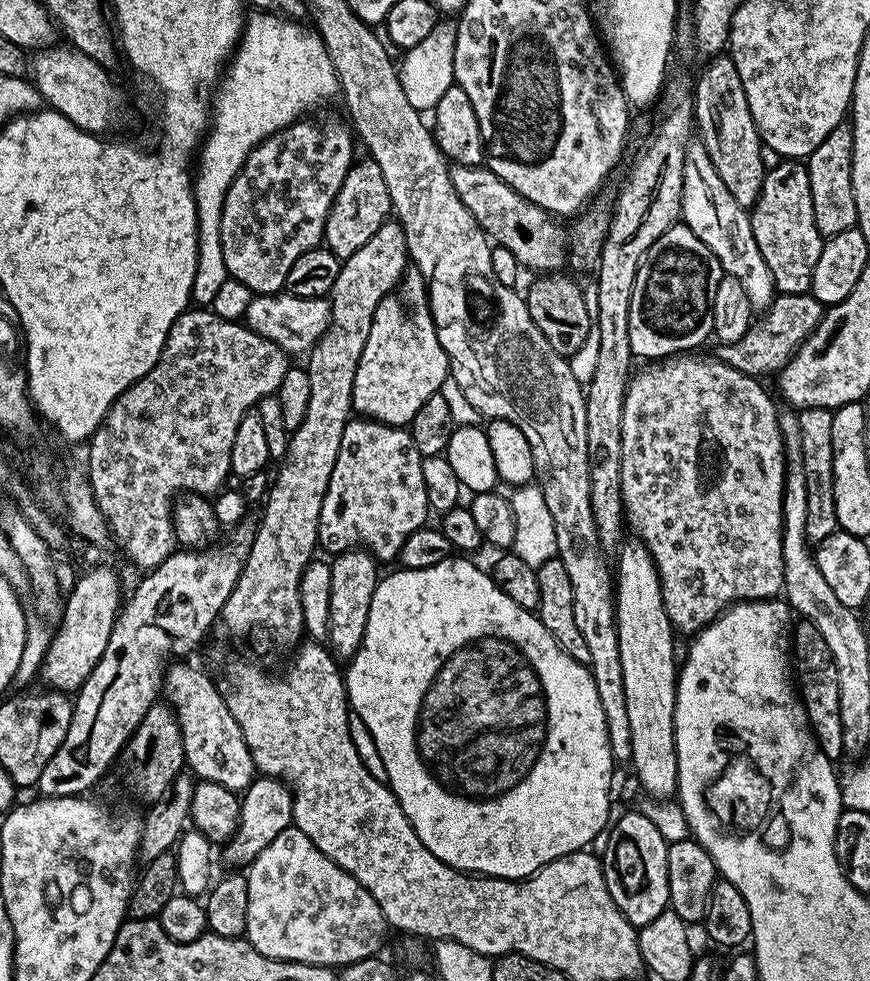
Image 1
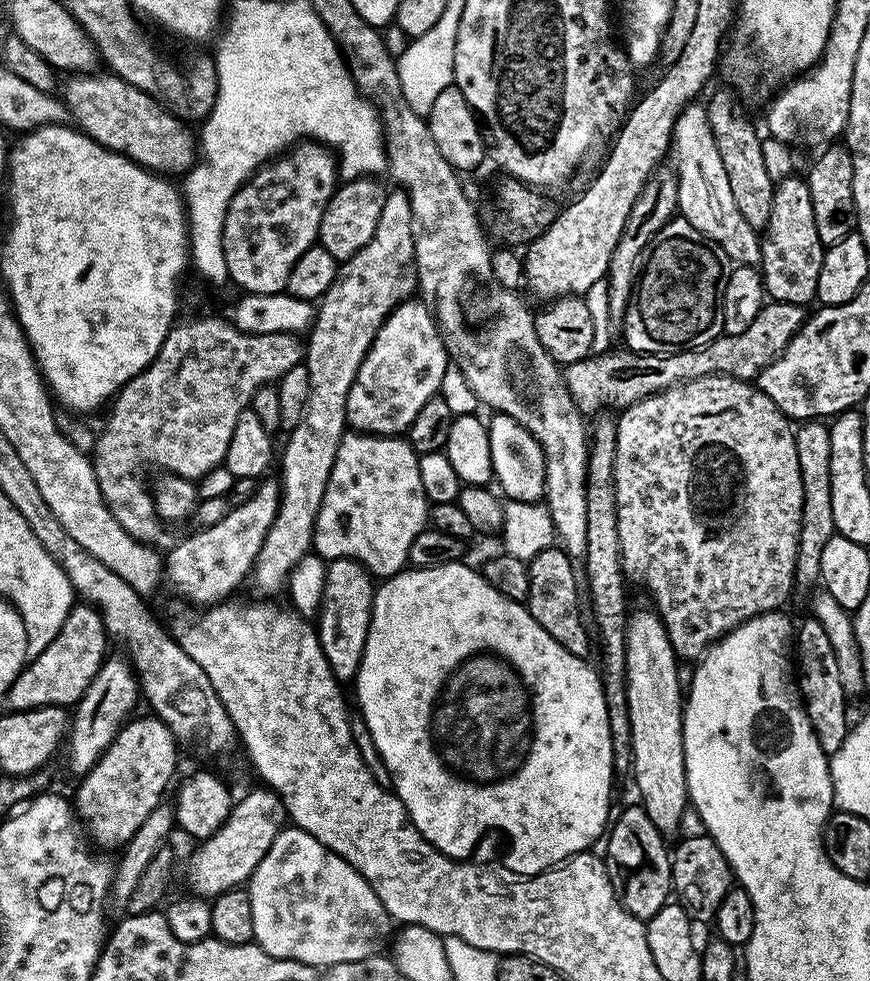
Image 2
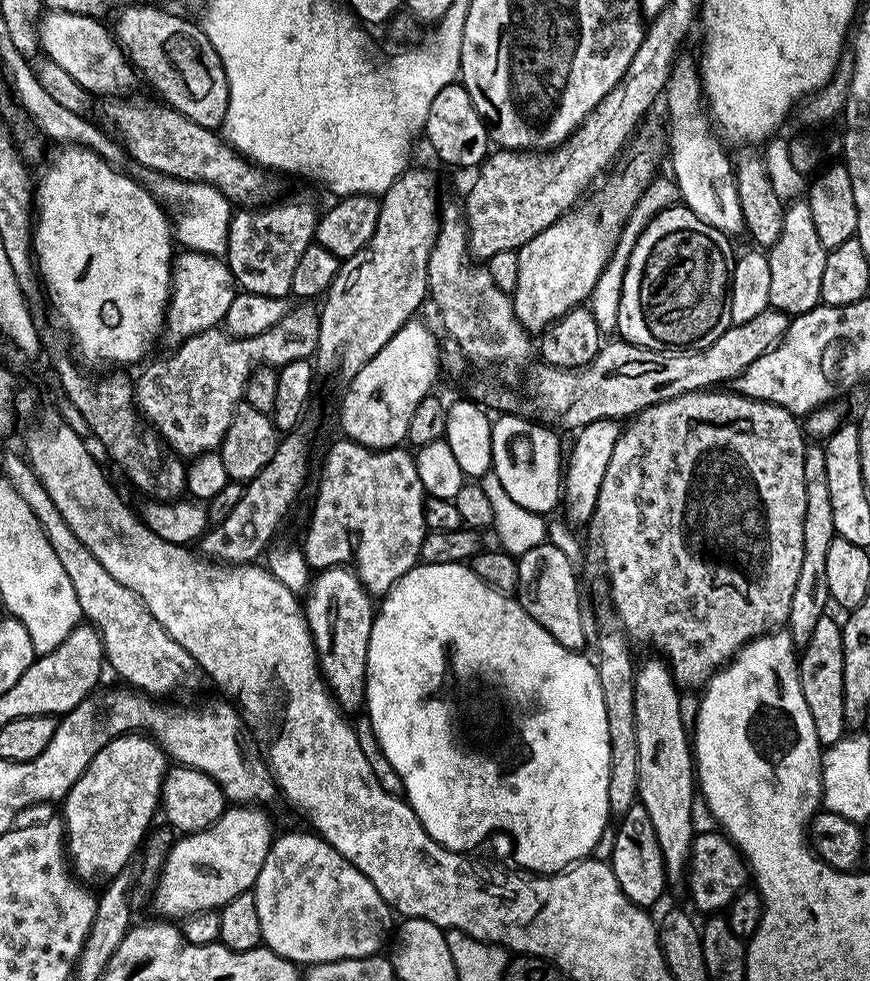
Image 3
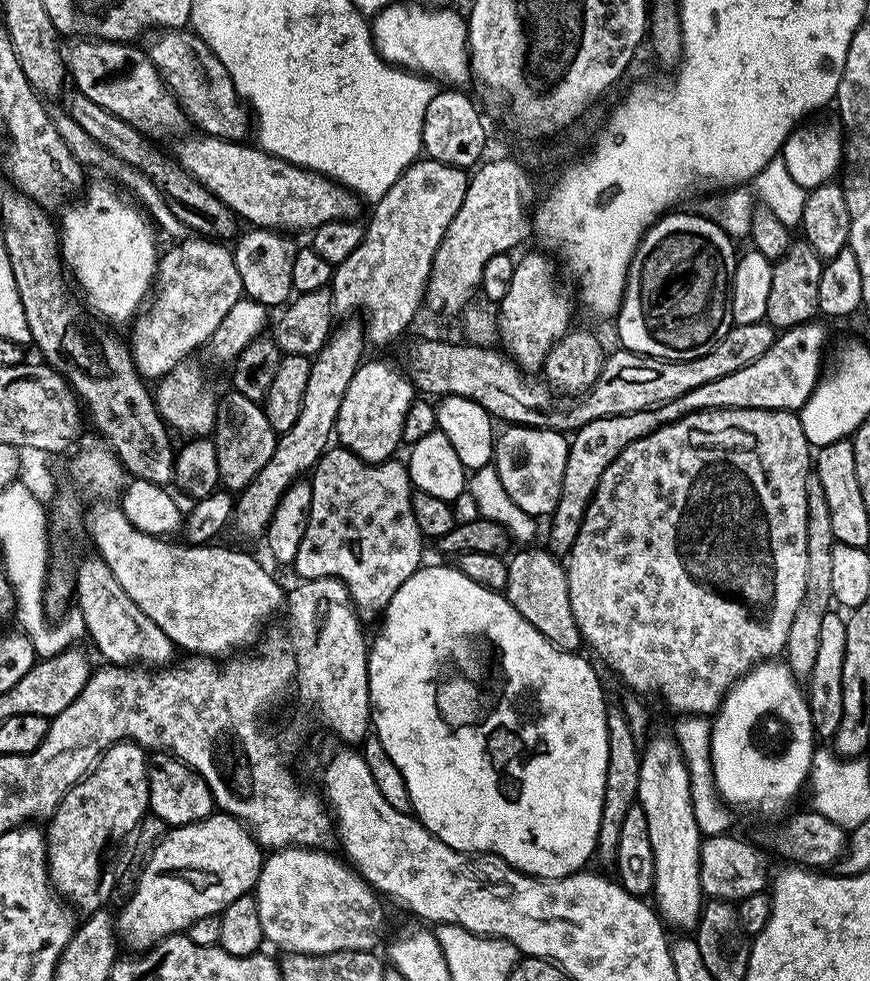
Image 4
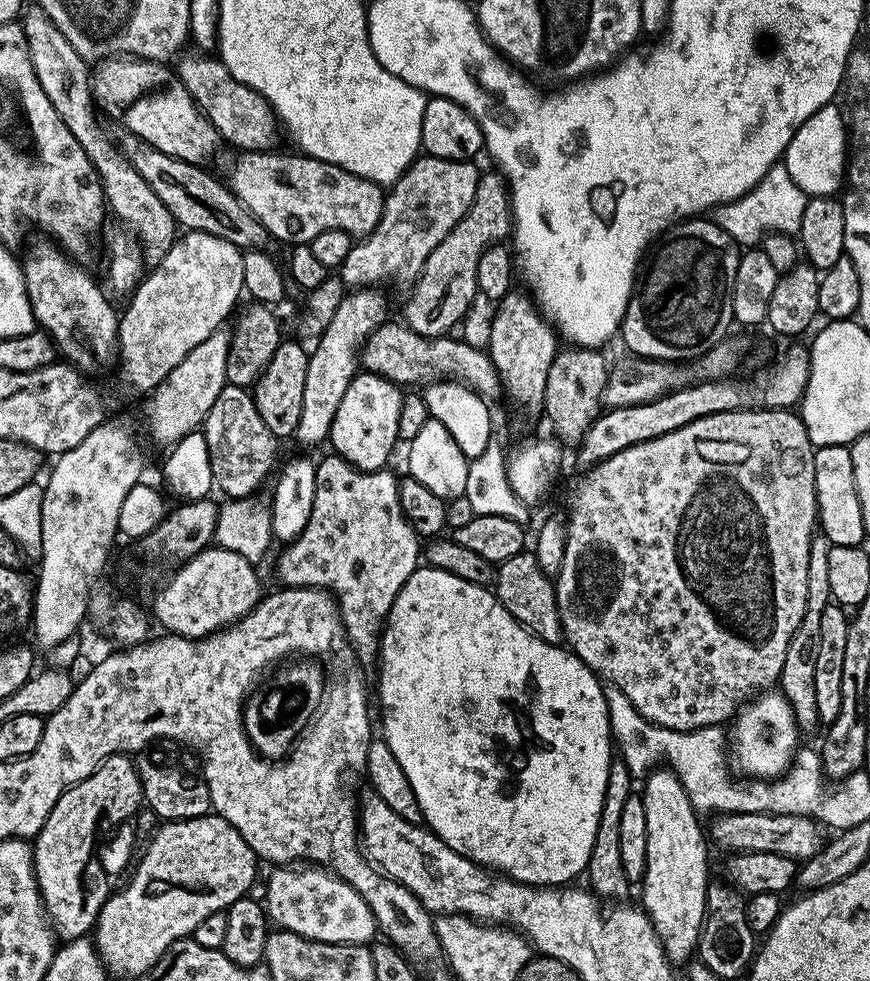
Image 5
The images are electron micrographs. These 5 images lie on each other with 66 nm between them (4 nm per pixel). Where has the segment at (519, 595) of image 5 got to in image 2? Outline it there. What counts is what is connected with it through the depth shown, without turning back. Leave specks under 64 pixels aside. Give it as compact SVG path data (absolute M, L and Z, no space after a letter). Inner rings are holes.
M553 546L534 554L534 558L527 561L527 565L530 578L530 590L526 601L528 613L532 615L534 622L538 622L538 626L542 626L542 630L546 630L546 634L550 634L550 638L557 640L566 650L570 650L570 654L587 657L589 655L588 632L584 629L583 618L580 617L580 594L582 598L582 592L576 589L576 572L572 569L574 567L572 557L565 554L563 548Z

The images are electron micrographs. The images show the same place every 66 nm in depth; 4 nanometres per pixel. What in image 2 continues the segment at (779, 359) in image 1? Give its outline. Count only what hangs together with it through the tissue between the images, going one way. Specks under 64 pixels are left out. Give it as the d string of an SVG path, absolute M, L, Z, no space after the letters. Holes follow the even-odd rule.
M768 302L765 303L764 307L761 308L758 318L754 318L754 322L750 322L750 326L746 326L746 330L742 330L742 334L721 334L718 338L714 338L706 346L701 348L687 348L684 352L669 352L667 354L649 354L646 352L633 352L631 350L623 350L624 352L604 352L601 356L596 356L597 354L589 355L586 360L579 360L573 364L567 365L563 369L564 381L568 383L568 389L570 394L574 398L576 403L576 409L578 409L581 414L600 414L605 410L612 410L608 408L616 408L615 410L623 410L629 408L632 404L637 404L642 398L647 396L653 396L655 392L661 392L667 388L673 388L675 384L685 384L687 380L693 380L694 378L702 378L703 376L733 376L739 380L747 380L749 382L755 381L760 375L760 371L766 367L770 362L774 362L782 354L782 350L786 350L786 346L790 342L790 338L794 338L794 334L798 334L798 330L802 325L804 325L806 319L806 308L802 304L787 304L786 302Z

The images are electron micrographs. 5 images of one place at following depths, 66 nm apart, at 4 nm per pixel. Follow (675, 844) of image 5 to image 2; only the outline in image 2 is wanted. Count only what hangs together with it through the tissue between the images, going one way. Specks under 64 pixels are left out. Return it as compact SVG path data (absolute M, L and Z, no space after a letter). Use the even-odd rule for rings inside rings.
M640 608L628 617L626 630L626 682L628 683L628 713L632 735L632 770L636 776L636 788L640 791L639 803L646 810L650 822L658 826L665 838L672 838L680 831L680 819L684 809L689 807L686 786L686 754L682 726L684 725L684 701L678 684L678 657L672 648L670 638L655 611Z

